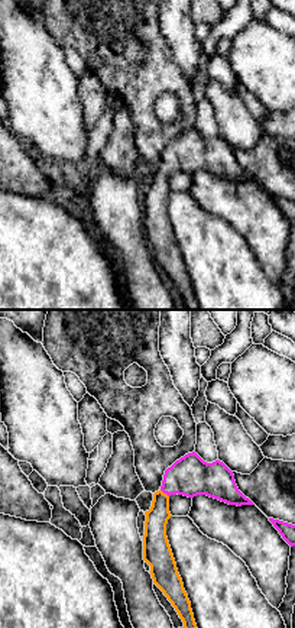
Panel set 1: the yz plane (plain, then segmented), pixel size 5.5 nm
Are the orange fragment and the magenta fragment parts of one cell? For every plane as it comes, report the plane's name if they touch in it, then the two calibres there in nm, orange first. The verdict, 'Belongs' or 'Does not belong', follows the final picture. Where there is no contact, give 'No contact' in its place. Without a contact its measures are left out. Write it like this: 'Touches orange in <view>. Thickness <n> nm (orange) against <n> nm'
Touches orange in yz. Thickness 130 nm (orange) against 220 nm

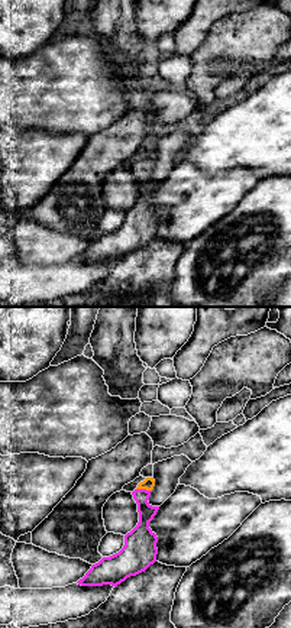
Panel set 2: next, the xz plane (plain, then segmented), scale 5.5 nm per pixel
Touches orange in xz. Thickness 70 nm (orange) against 100 nm

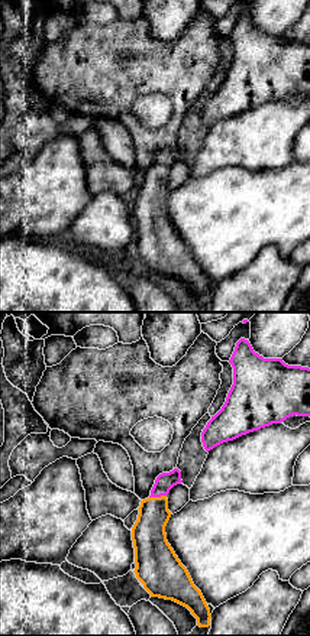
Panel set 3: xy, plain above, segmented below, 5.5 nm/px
Touches orange in xy. Thickness 190 nm (orange) against 100 nm

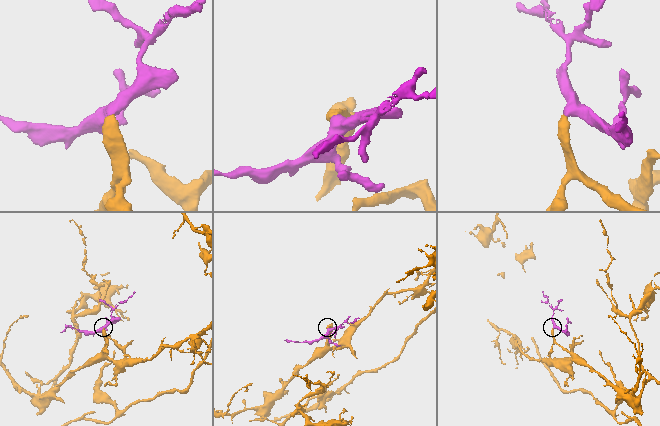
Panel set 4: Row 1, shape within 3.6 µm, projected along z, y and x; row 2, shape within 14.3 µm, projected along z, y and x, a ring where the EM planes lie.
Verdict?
Belongs

